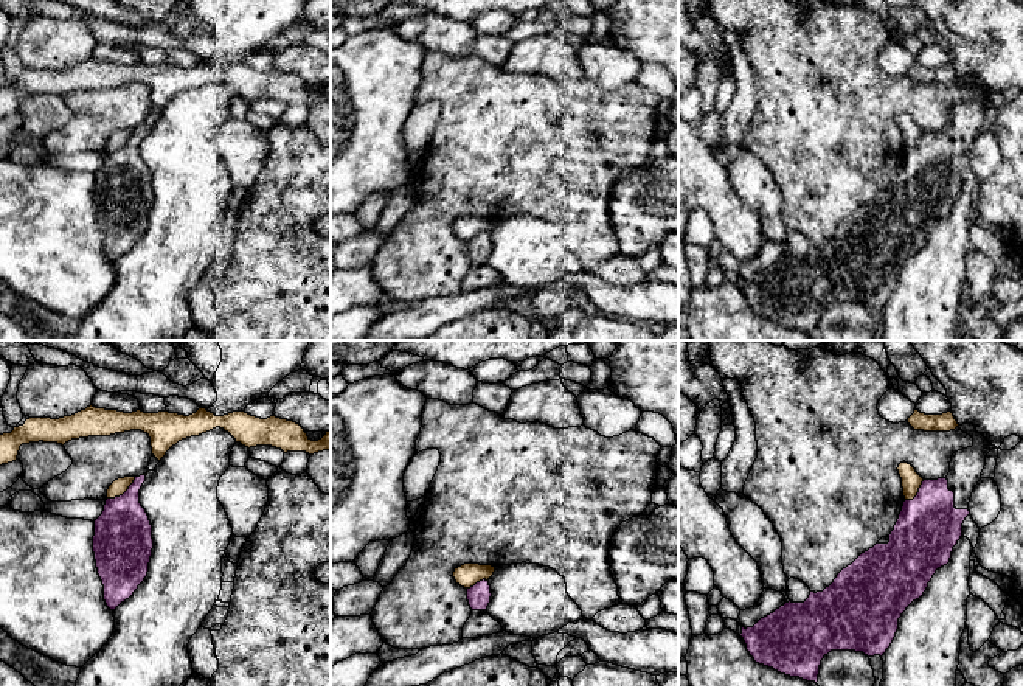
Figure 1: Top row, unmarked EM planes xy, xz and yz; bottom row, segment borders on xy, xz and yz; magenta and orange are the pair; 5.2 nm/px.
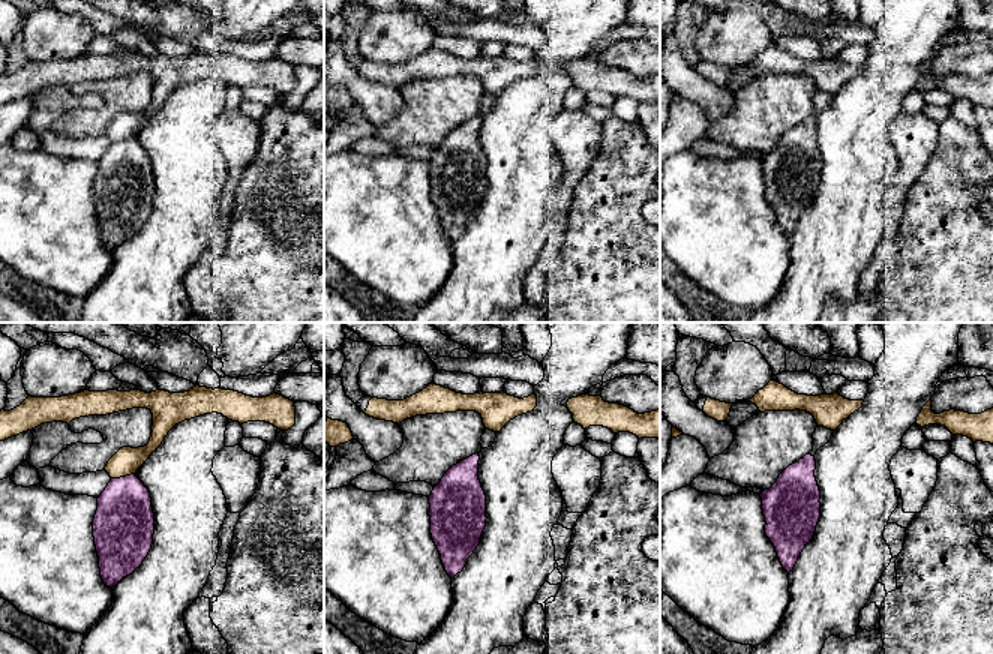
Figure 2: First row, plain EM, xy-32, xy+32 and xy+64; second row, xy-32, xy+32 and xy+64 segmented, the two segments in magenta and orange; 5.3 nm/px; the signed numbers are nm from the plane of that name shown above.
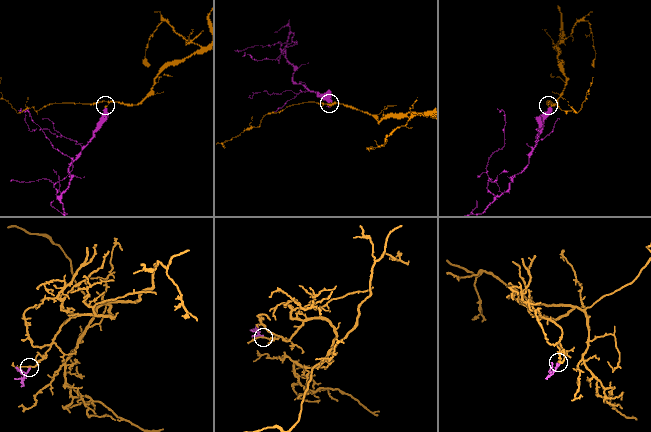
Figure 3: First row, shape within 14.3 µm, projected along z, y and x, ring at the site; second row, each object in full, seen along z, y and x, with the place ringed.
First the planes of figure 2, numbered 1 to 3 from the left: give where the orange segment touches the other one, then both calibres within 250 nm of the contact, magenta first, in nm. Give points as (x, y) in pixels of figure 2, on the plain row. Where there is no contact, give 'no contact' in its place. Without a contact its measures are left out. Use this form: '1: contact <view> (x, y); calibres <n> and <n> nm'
1: contact xy-32 (122, 141); calibres 320 and 150 nm
2: no contact
3: no contact

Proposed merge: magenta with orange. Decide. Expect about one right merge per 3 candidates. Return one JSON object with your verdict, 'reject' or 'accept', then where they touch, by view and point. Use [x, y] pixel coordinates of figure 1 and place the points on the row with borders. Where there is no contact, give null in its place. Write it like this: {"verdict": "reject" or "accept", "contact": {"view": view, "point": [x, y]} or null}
{"verdict": "reject", "contact": {"view": "xy", "point": [124, 493]}}

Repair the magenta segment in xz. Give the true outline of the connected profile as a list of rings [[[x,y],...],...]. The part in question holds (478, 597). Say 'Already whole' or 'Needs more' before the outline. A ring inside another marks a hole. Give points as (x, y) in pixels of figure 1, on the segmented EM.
Needs more. [[[486,579],[467,589],[467,601],[472,613],[463,627],[463,638],[492,635],[503,629],[501,624],[495,621],[486,610],[491,603],[491,596],[491,585]]]

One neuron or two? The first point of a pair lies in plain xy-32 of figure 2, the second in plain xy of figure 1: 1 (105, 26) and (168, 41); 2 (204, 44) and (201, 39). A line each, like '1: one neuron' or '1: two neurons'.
1: one neuron
2: one neuron

